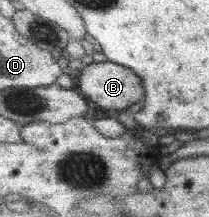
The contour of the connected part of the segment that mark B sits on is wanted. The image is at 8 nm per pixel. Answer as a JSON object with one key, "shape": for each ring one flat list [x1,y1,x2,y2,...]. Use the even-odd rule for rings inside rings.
{"shape":[[108,60,87,65,78,81,76,88,102,108,129,110,132,104,145,100,142,78]]}

